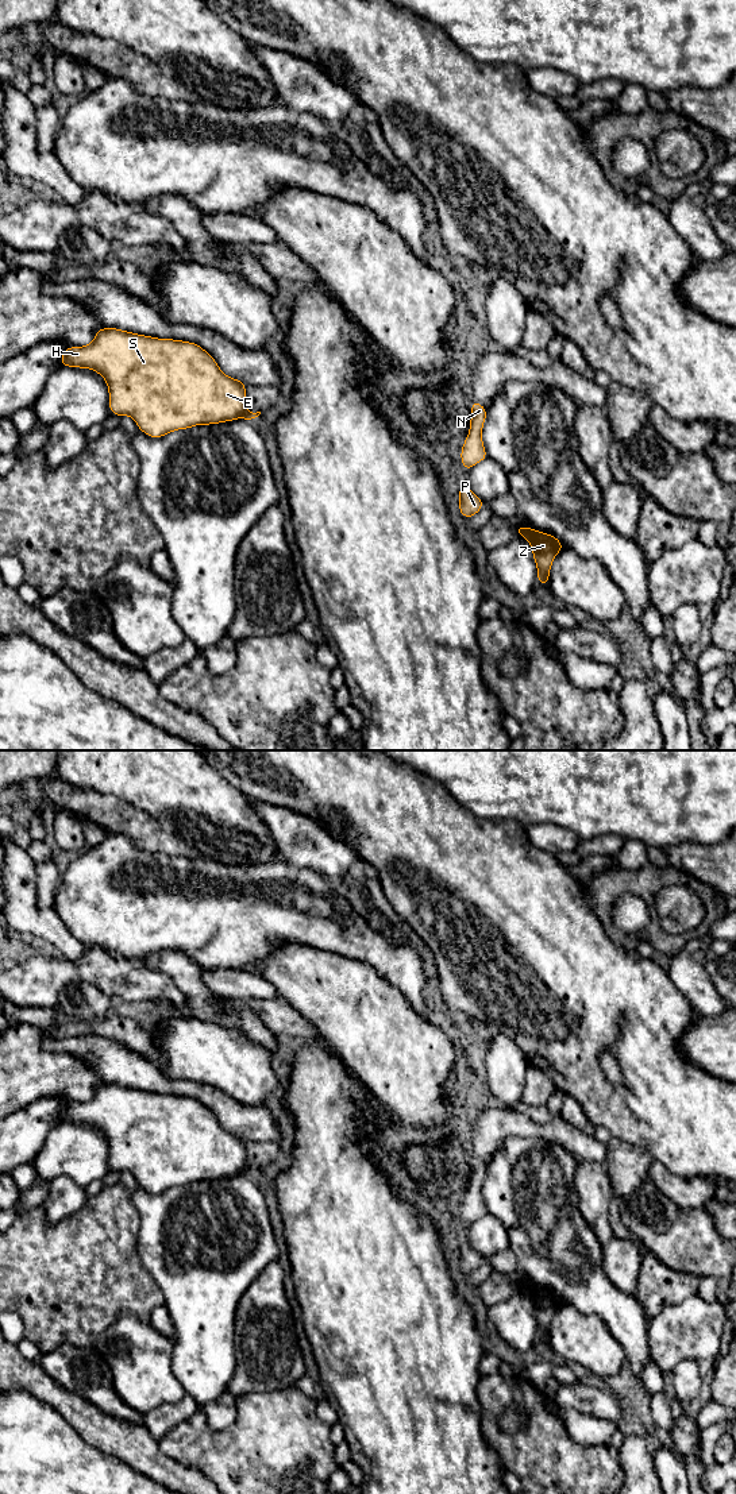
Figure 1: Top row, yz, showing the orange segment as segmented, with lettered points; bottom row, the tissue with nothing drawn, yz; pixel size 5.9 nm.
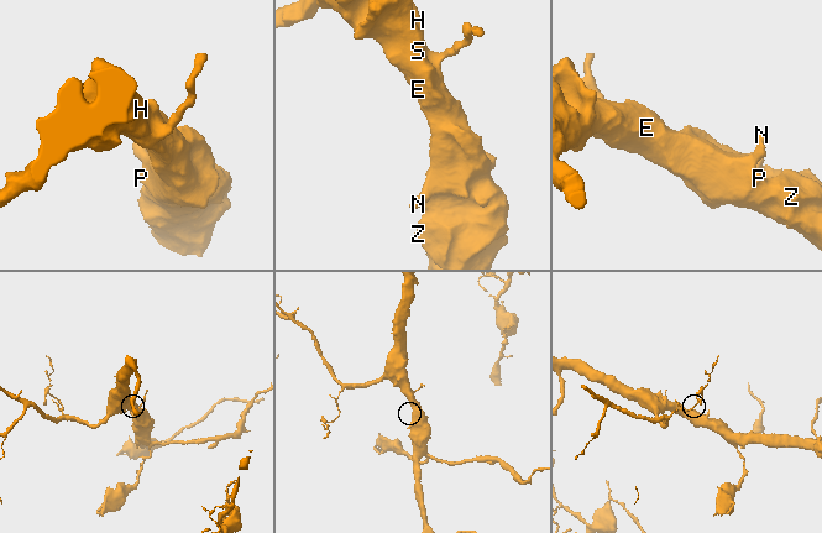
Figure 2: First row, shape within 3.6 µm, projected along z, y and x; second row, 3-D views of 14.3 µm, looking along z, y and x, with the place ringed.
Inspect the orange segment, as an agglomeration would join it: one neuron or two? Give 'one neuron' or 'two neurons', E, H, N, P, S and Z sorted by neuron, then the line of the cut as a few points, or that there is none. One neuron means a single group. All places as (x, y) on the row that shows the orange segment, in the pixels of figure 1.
one neuron | E H N P S Z | no cut

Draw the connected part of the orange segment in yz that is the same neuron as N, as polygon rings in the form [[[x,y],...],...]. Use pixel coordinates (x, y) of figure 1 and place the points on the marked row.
[[[471,401],[470,431],[461,451],[461,460],[466,471],[488,458],[482,443],[486,414],[488,410],[481,404]]]

